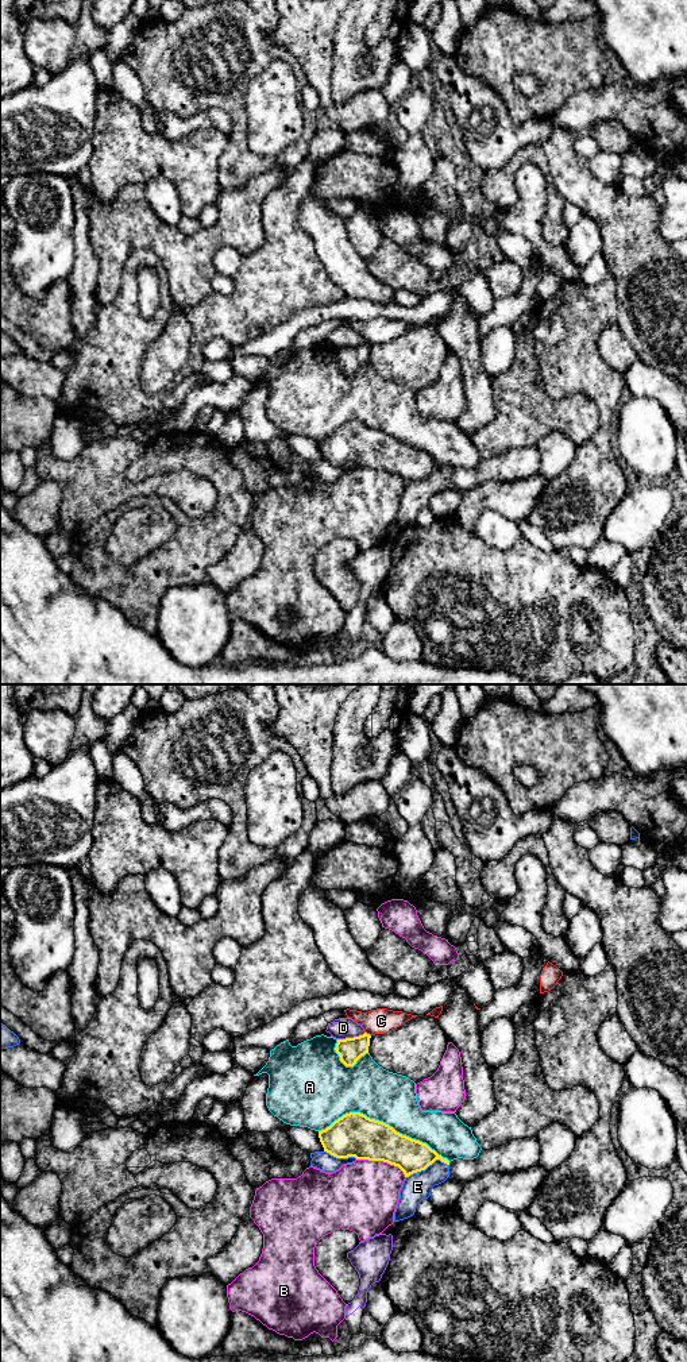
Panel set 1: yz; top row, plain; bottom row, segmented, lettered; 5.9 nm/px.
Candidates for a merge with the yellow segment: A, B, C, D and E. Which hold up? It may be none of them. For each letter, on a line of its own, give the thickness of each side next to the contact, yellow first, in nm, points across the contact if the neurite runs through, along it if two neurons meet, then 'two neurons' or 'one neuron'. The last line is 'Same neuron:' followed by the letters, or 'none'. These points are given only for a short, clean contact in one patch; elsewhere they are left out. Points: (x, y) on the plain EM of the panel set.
A: calibres 260 and 300 nm; two neurons
B: calibres 260 and 420 nm; two neurons
C: calibres 150 and 160 nm; two neurons
D: calibres 150 and 130 nm; border yz (365, 340), (338, 348); two neurons
E: calibres 200 and 160 nm; two neurons
Same neuron: none

